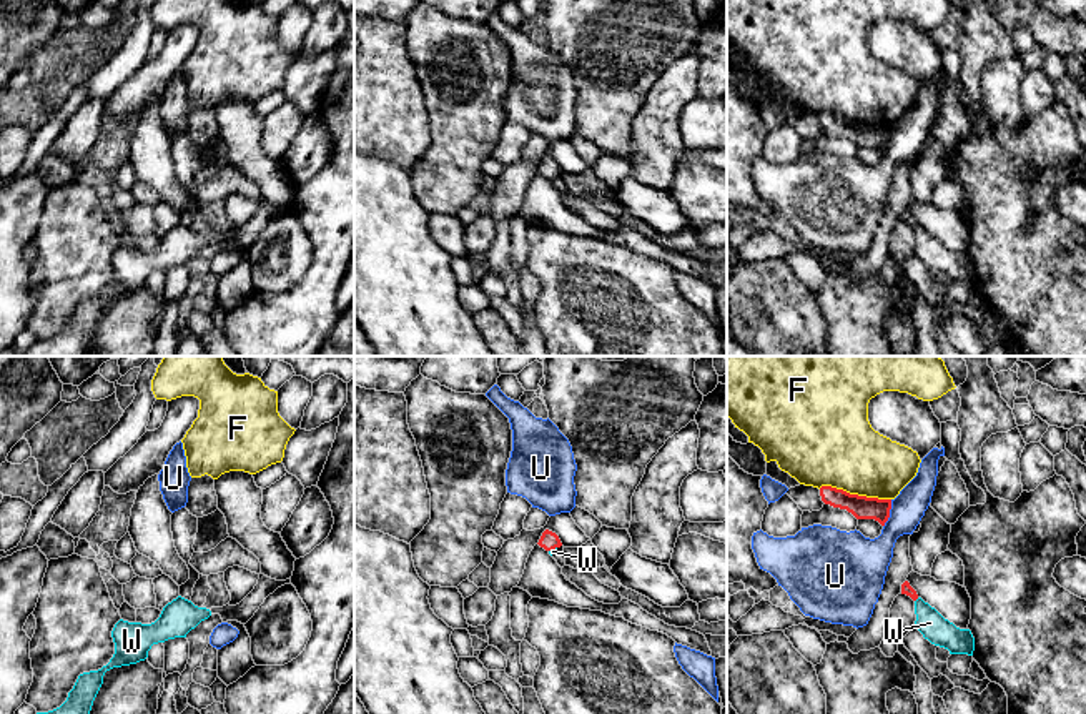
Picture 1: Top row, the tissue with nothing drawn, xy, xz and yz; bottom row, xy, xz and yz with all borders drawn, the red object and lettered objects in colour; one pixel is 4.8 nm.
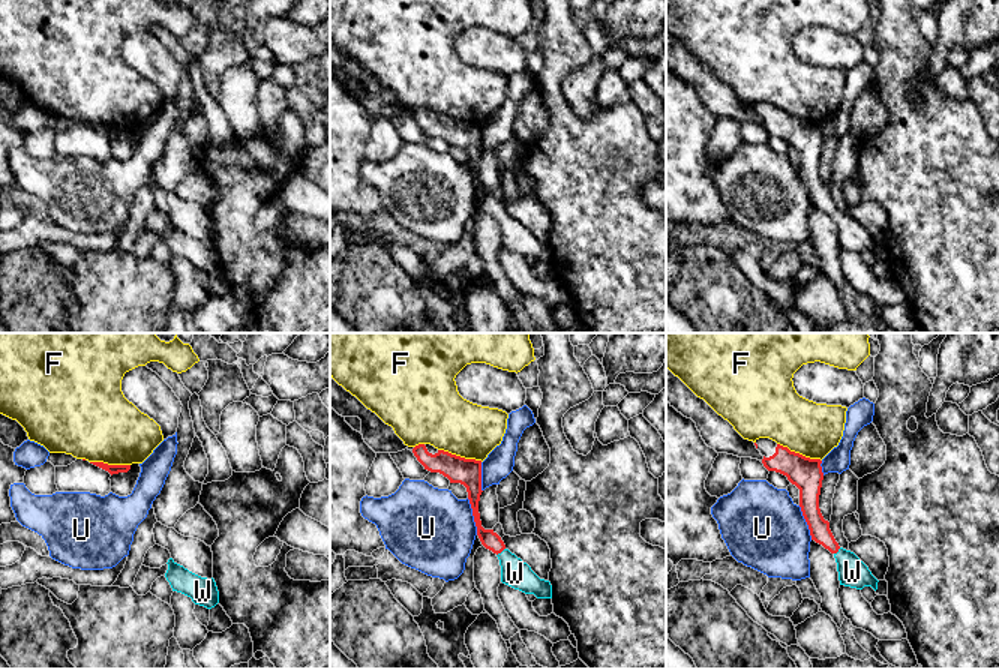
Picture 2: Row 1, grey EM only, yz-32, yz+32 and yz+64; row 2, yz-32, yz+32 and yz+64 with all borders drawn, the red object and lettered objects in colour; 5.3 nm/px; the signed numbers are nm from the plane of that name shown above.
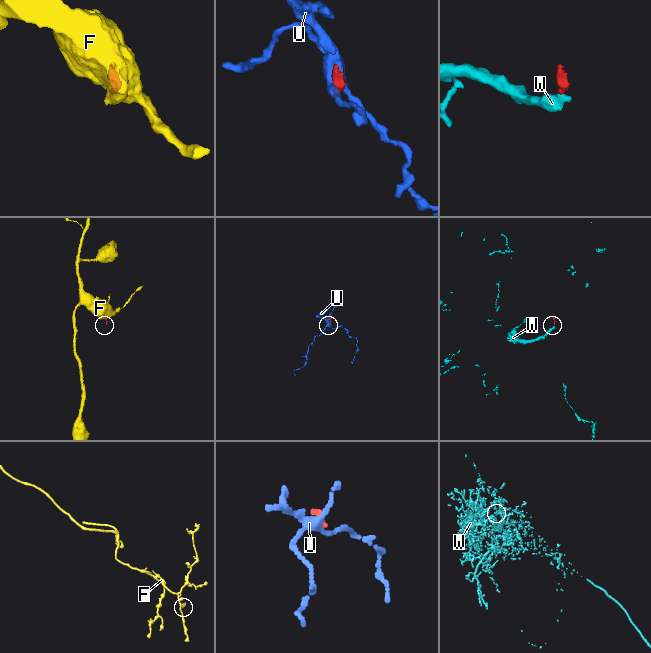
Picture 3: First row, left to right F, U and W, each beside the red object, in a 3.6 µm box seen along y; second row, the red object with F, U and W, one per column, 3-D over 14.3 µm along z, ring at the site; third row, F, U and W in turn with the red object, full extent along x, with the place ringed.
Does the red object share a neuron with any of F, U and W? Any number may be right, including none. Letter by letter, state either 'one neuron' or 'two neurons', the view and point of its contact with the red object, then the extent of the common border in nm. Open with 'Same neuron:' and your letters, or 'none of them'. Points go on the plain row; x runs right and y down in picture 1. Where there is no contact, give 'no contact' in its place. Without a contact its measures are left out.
Same neuron: W
F: two neurons; meets red in yz at (855, 122); contact 360 nm long
U: two neurons; meets red in yz at (888, 140); contact 140 nm long
W: one neuron; meets red in xz at (552, 175); contact 50 nm long

